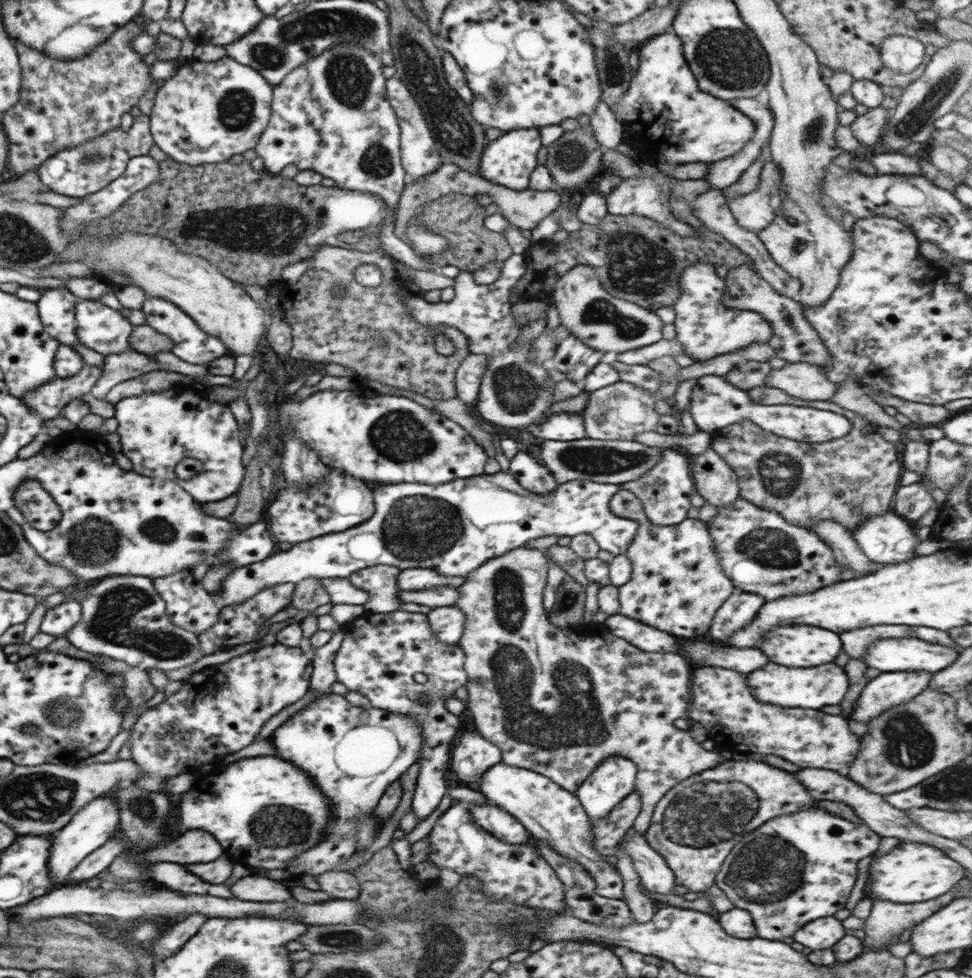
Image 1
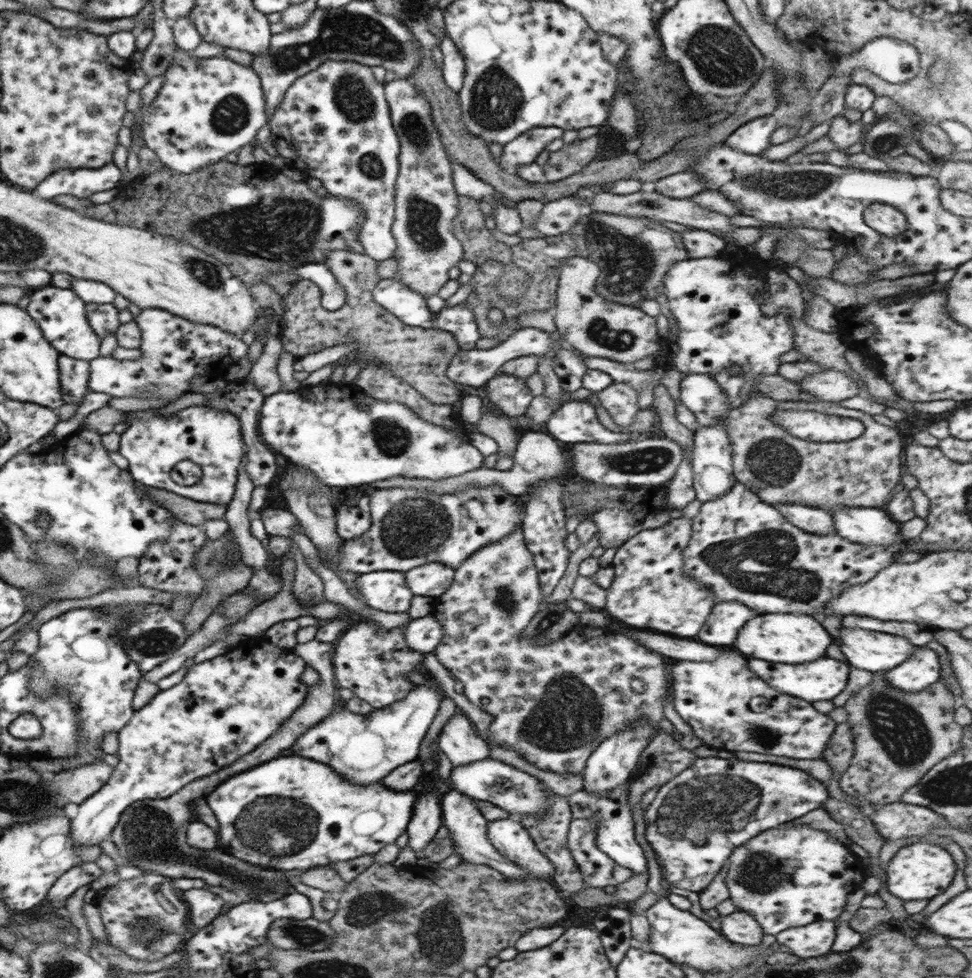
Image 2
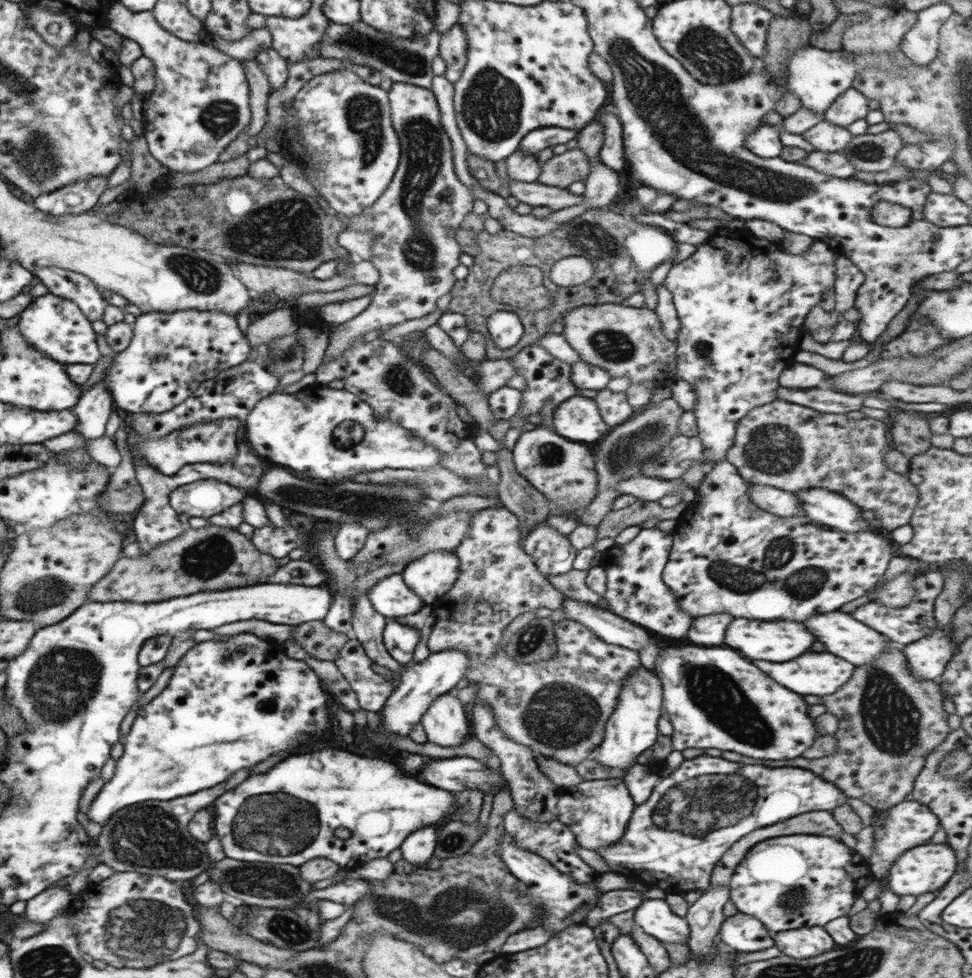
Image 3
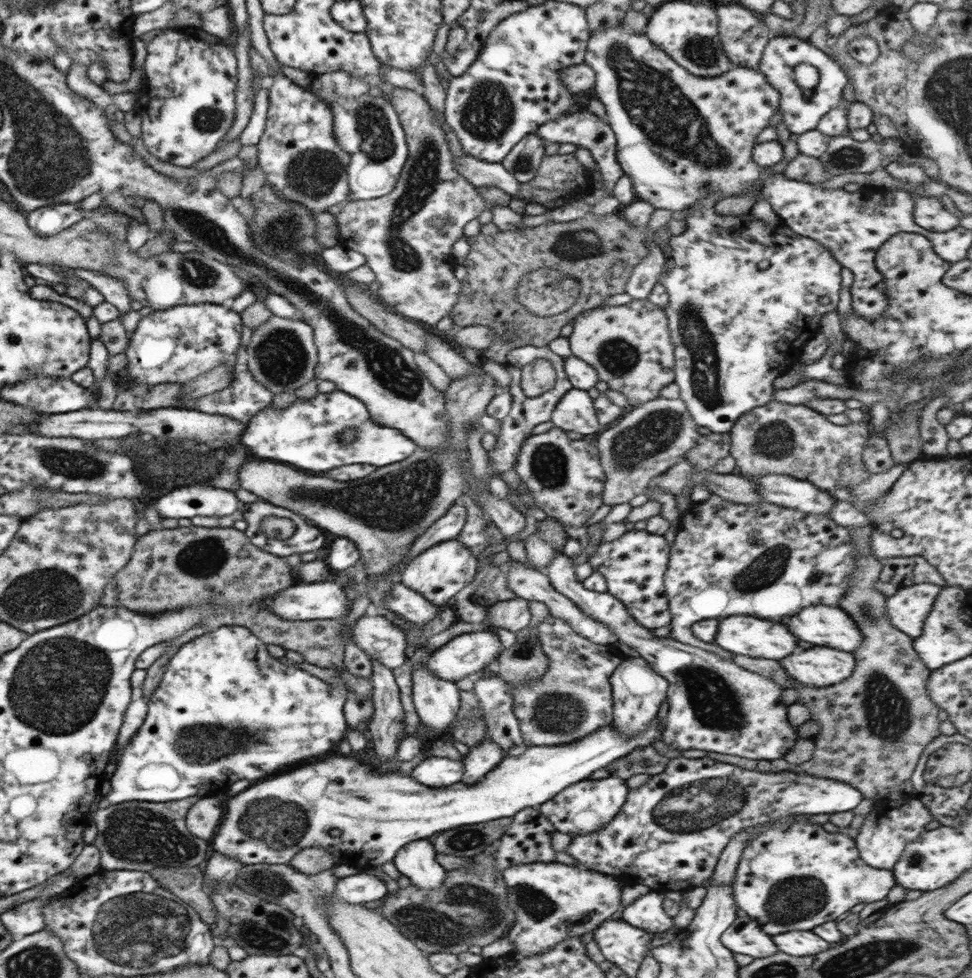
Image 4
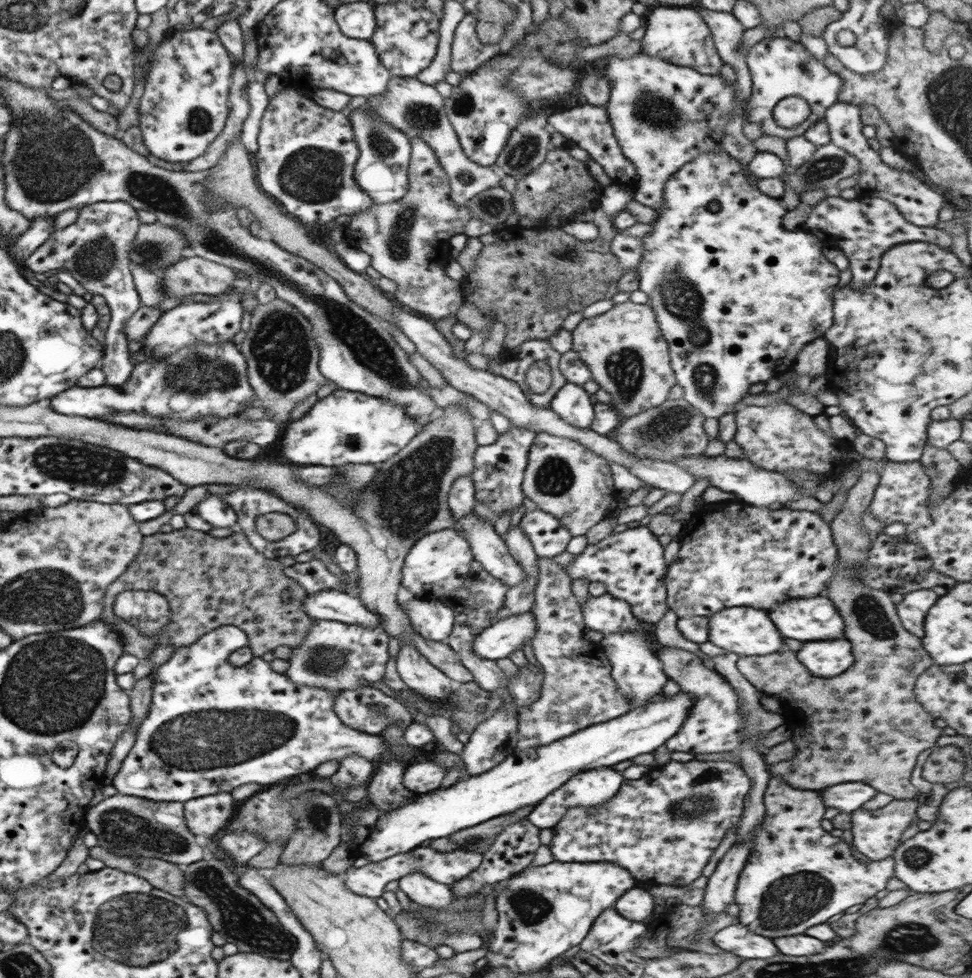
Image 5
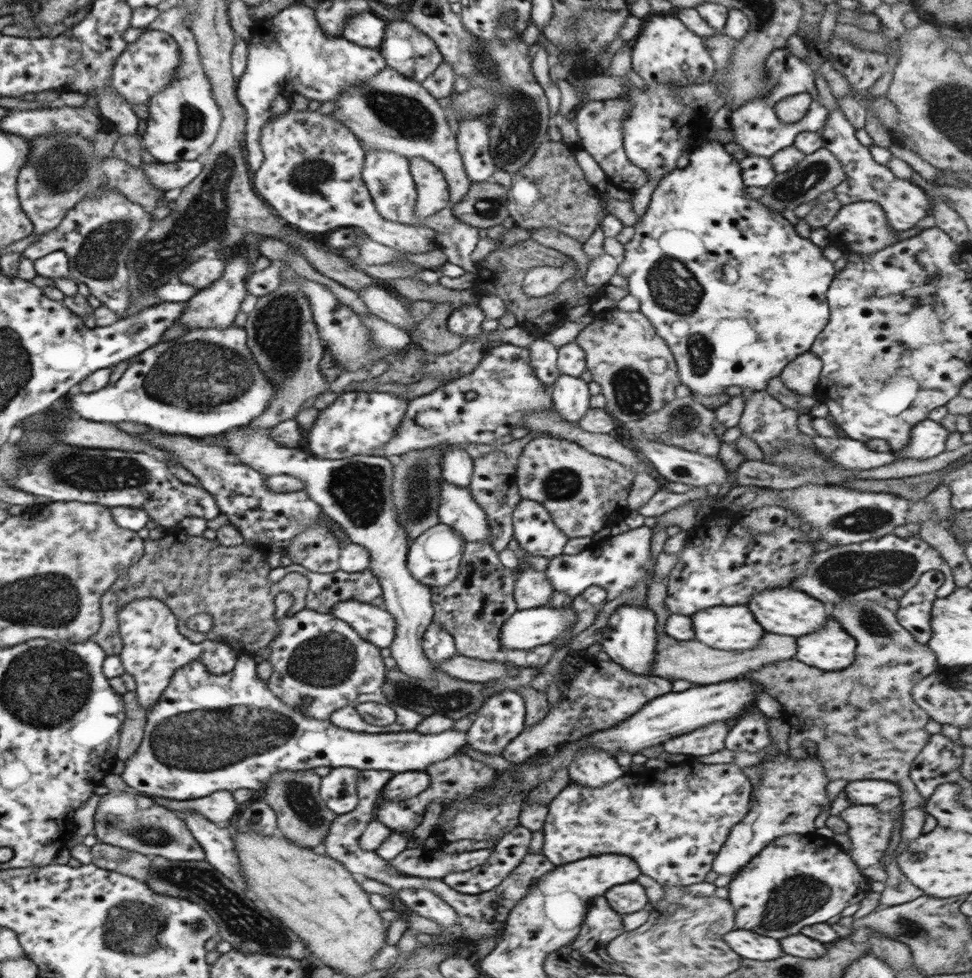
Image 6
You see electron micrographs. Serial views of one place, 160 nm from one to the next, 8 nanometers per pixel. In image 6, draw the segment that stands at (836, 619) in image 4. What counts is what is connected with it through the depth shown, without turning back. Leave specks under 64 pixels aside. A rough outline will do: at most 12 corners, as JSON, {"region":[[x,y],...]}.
{"region":[[793,586],[768,587],[745,605],[766,632],[818,630],[831,609]]}

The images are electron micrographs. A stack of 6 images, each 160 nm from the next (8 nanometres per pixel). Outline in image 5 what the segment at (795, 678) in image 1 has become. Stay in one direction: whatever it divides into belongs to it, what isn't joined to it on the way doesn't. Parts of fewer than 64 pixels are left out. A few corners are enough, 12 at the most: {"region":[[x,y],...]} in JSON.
{"region":[[808,642],[798,660],[814,676],[841,675],[854,664],[850,642]]}

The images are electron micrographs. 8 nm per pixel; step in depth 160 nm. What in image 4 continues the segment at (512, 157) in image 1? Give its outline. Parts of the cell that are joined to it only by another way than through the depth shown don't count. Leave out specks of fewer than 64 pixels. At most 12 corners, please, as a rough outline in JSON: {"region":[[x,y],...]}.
{"region":[[588,108],[545,122],[546,144],[590,150],[607,190],[625,176],[611,126]]}

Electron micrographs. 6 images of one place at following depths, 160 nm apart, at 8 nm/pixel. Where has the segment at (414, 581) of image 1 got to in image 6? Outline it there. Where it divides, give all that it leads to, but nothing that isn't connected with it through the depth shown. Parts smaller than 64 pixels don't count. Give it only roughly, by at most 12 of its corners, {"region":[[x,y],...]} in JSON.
{"region":[[435,524],[408,544],[407,567],[427,587],[458,576],[465,538]]}

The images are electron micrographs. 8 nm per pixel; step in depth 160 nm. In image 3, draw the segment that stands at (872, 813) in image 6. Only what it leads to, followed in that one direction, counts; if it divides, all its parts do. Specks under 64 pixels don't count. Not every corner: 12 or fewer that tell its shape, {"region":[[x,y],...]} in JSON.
{"region":[[909,798],[872,824],[871,878],[886,878],[900,855],[930,841],[940,825]]}

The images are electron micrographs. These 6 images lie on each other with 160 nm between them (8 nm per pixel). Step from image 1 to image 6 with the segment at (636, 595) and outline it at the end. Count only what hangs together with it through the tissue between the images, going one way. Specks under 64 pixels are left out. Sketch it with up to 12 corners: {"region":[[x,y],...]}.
{"region":[[652,528],[563,552],[544,570],[558,595],[588,587],[610,601],[650,584]]}

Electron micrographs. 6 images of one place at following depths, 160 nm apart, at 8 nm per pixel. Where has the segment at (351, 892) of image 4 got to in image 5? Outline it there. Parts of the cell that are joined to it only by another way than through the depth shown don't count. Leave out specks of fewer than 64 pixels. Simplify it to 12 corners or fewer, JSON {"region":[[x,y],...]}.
{"region":[[417,847],[342,875],[350,892],[376,899],[389,882],[424,873],[452,886],[483,854]]}

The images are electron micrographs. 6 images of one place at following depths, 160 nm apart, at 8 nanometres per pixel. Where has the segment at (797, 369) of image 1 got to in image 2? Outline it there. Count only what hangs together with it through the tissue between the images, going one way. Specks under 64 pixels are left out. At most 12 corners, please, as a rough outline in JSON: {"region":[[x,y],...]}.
{"region":[[820,371],[796,383],[816,401],[837,404],[858,395],[846,372]]}

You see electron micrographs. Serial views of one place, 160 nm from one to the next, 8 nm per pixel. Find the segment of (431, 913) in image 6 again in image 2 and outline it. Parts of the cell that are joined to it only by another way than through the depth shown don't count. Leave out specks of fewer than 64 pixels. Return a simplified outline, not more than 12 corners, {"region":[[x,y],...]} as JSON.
{"region":[[430,781],[405,830],[419,856],[442,826],[440,798]]}

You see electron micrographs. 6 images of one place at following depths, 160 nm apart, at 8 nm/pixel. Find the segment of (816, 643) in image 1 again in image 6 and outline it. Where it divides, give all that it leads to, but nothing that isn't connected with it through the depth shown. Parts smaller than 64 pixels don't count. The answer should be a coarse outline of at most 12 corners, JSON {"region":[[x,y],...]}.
{"region":[[746,605],[691,615],[696,640],[750,650],[764,630]]}

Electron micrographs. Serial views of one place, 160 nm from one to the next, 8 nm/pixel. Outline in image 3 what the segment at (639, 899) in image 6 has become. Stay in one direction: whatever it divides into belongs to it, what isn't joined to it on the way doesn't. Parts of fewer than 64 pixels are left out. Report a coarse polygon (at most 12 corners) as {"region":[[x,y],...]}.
{"region":[[644,899],[634,923],[662,943],[689,941],[665,899]]}

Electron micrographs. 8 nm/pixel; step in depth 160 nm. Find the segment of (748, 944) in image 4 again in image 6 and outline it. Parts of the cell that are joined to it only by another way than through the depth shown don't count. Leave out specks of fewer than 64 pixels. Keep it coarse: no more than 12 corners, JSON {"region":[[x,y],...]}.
{"region":[[733,928],[723,939],[743,959],[772,961],[778,939]]}

